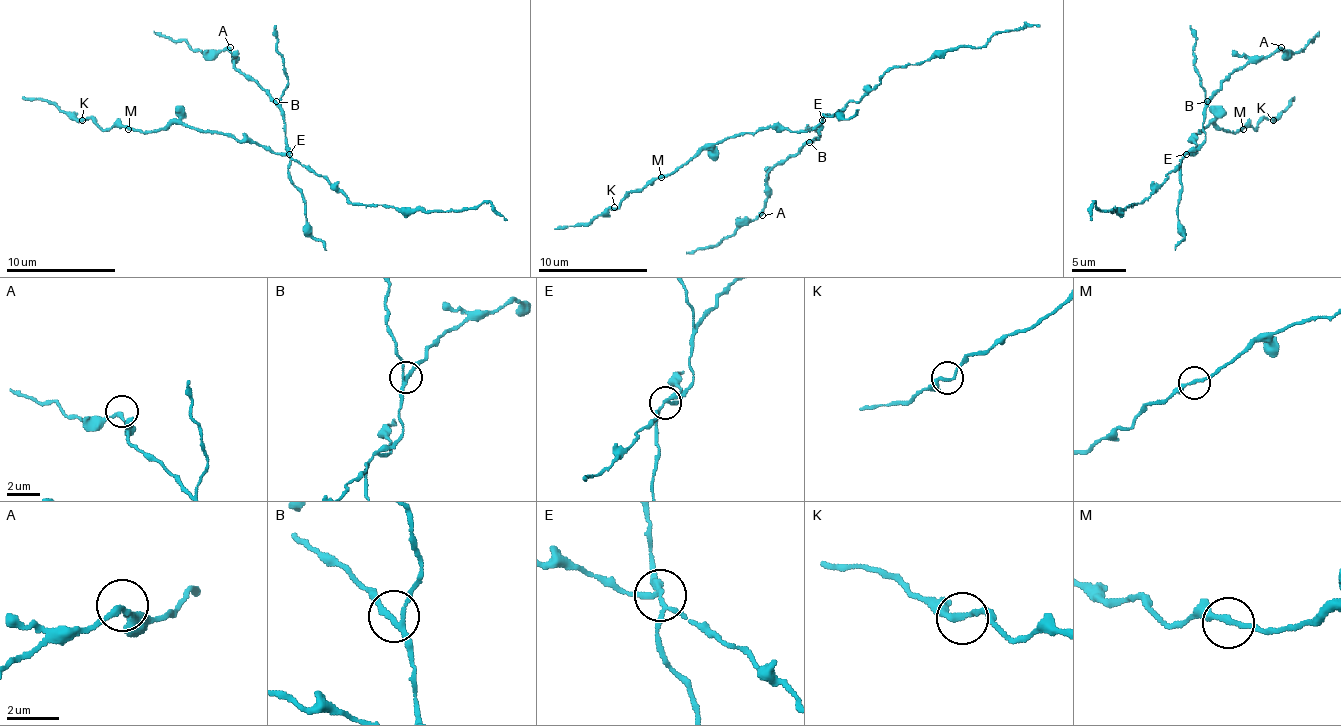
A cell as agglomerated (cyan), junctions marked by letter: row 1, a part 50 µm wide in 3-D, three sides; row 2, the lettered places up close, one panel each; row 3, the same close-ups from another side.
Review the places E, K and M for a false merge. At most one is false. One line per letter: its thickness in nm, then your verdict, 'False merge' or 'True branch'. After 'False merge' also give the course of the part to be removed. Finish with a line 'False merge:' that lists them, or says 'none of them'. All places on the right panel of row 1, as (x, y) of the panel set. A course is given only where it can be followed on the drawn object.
E: Thickness 200 nm. False merge. Course of the part to remove: (1185, 153), (1204, 140), (1204, 104), (1240, 66), (1262, 60), (1278, 49), (1300, 52), (1319, 30)
K: Thickness 240 nm. True branch
M: Thickness 220 nm. True branch
False merge: E

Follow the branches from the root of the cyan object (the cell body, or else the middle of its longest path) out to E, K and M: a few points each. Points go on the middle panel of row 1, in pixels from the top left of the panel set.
E: (798, 131), (811, 131), (822, 120)
K: (798, 131), (759, 128), (754, 133), (735, 133), (705, 144), (669, 174), (653, 177), (614, 207)
M: (798, 131), (759, 128), (754, 133), (727, 136), (713, 144), (705, 144), (688, 161), (661, 177)

